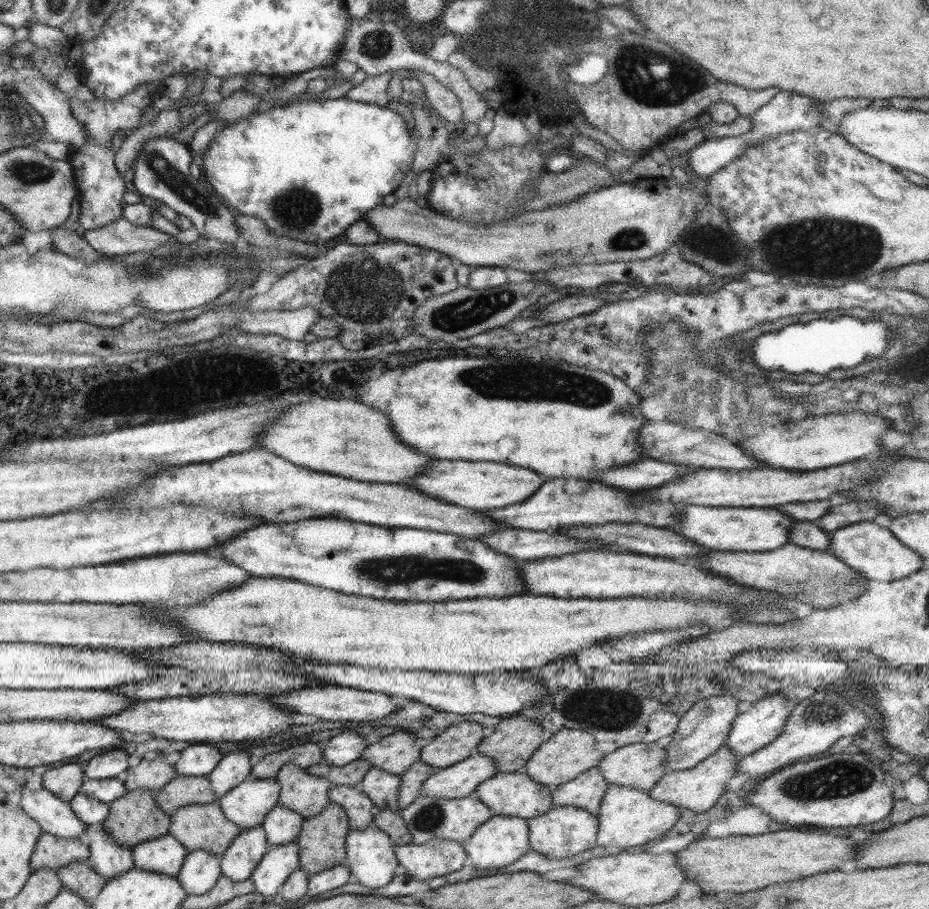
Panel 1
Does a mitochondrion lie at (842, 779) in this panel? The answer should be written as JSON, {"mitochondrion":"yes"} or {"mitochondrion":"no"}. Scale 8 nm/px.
{"mitochondrion":"yes"}

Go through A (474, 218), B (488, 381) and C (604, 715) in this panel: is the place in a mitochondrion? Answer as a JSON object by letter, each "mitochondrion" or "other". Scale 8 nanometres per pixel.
{"A":"other","B":"mitochondrion","C":"mitochondrion"}

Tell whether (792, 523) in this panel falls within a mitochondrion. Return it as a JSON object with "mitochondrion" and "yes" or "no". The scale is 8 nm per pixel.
{"mitochondrion":"no"}

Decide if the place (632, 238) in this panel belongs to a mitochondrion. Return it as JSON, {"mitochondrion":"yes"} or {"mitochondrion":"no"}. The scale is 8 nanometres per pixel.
{"mitochondrion":"yes"}

